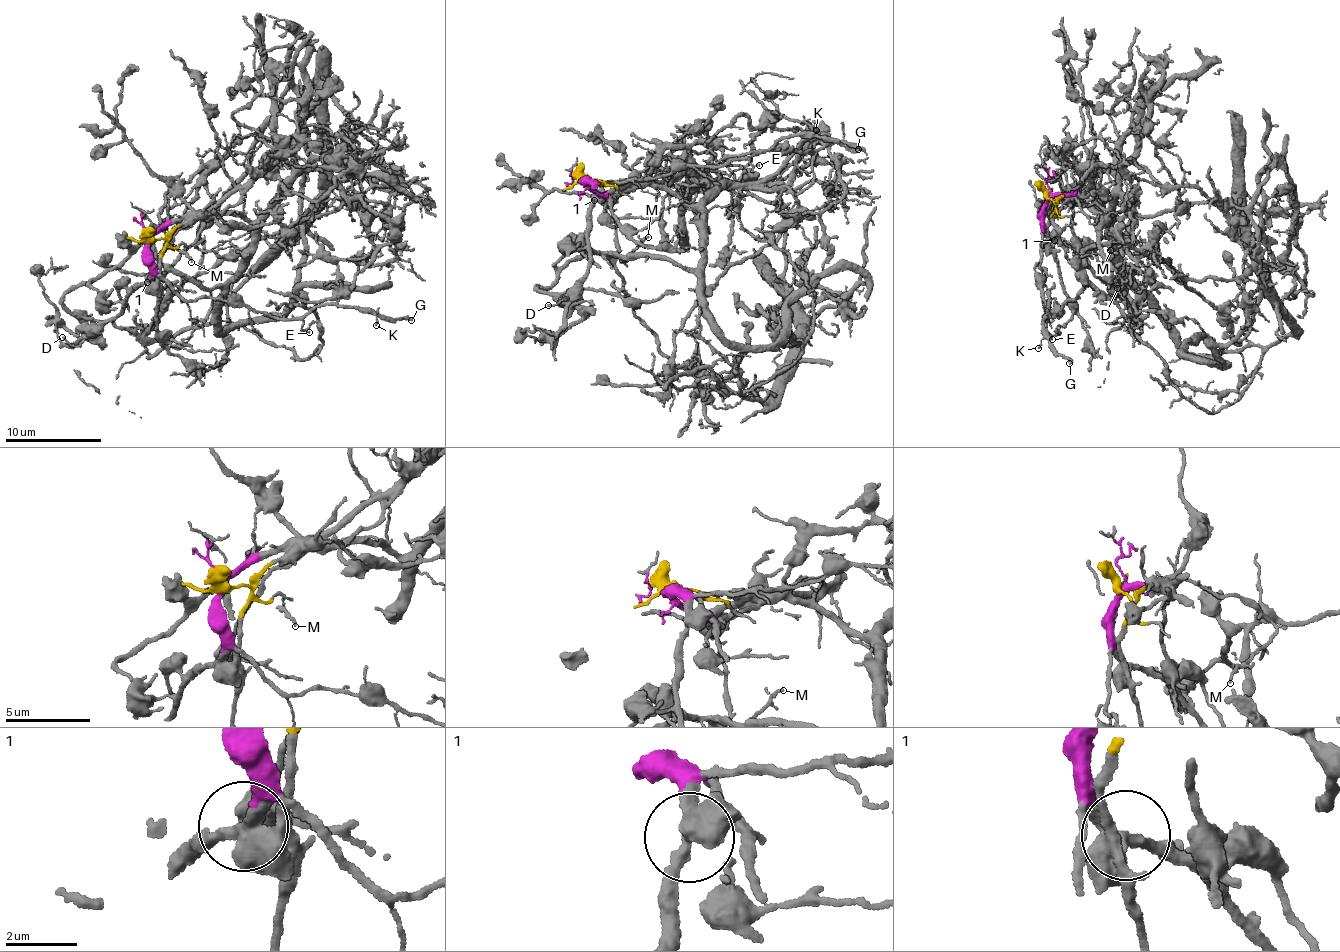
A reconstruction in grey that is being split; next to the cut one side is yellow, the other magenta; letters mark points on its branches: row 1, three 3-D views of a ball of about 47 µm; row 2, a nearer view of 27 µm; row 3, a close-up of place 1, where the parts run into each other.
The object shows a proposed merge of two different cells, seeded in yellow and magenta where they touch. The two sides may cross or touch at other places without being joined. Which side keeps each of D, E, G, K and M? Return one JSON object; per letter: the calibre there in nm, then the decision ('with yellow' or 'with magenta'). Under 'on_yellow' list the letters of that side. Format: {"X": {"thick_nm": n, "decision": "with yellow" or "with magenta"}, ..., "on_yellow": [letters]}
{"D": {"thick_nm": 110, "decision": "with magenta"}, "E": {"thick_nm": 120, "decision": "with magenta"}, "G": {"thick_nm": 220, "decision": "with magenta"}, "K": {"thick_nm": 100, "decision": "with magenta"}, "M": {"thick_nm": 180, "decision": "with magenta"}, "on_yellow": []}

